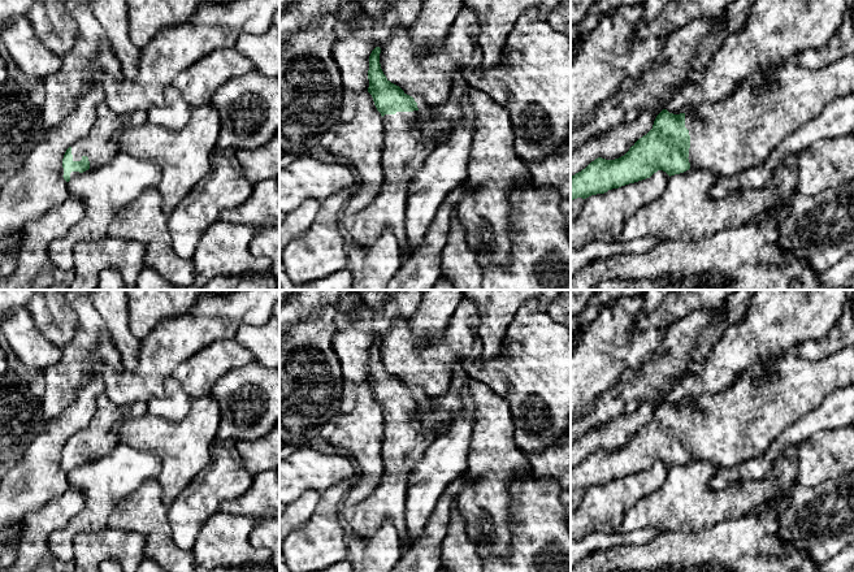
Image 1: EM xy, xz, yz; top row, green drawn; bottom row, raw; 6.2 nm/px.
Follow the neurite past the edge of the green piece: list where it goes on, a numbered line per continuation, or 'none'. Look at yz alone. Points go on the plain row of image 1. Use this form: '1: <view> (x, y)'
1: yz (728, 428)

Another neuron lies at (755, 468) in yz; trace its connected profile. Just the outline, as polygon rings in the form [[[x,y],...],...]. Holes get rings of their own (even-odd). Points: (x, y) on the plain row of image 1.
[[[854,384],[829,394],[811,413],[785,429],[763,455],[720,471],[708,486],[712,490],[720,490],[731,485],[738,485],[742,481],[762,480],[773,468],[776,459],[783,456],[783,451],[788,446],[801,445],[816,432],[853,428],[853,424]]]

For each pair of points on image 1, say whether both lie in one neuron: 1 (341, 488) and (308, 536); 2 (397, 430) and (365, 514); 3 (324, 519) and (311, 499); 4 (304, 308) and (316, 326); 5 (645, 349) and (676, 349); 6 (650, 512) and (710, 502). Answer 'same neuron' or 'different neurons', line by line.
1: same neuron
2: same neuron
3: different neurons
4: different neurons
5: different neurons
6: same neuron

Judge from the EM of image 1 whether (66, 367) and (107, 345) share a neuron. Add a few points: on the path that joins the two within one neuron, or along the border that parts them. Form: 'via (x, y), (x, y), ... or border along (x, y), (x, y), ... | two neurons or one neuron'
via (77, 359), (91, 345), (96, 345) | one neuron

